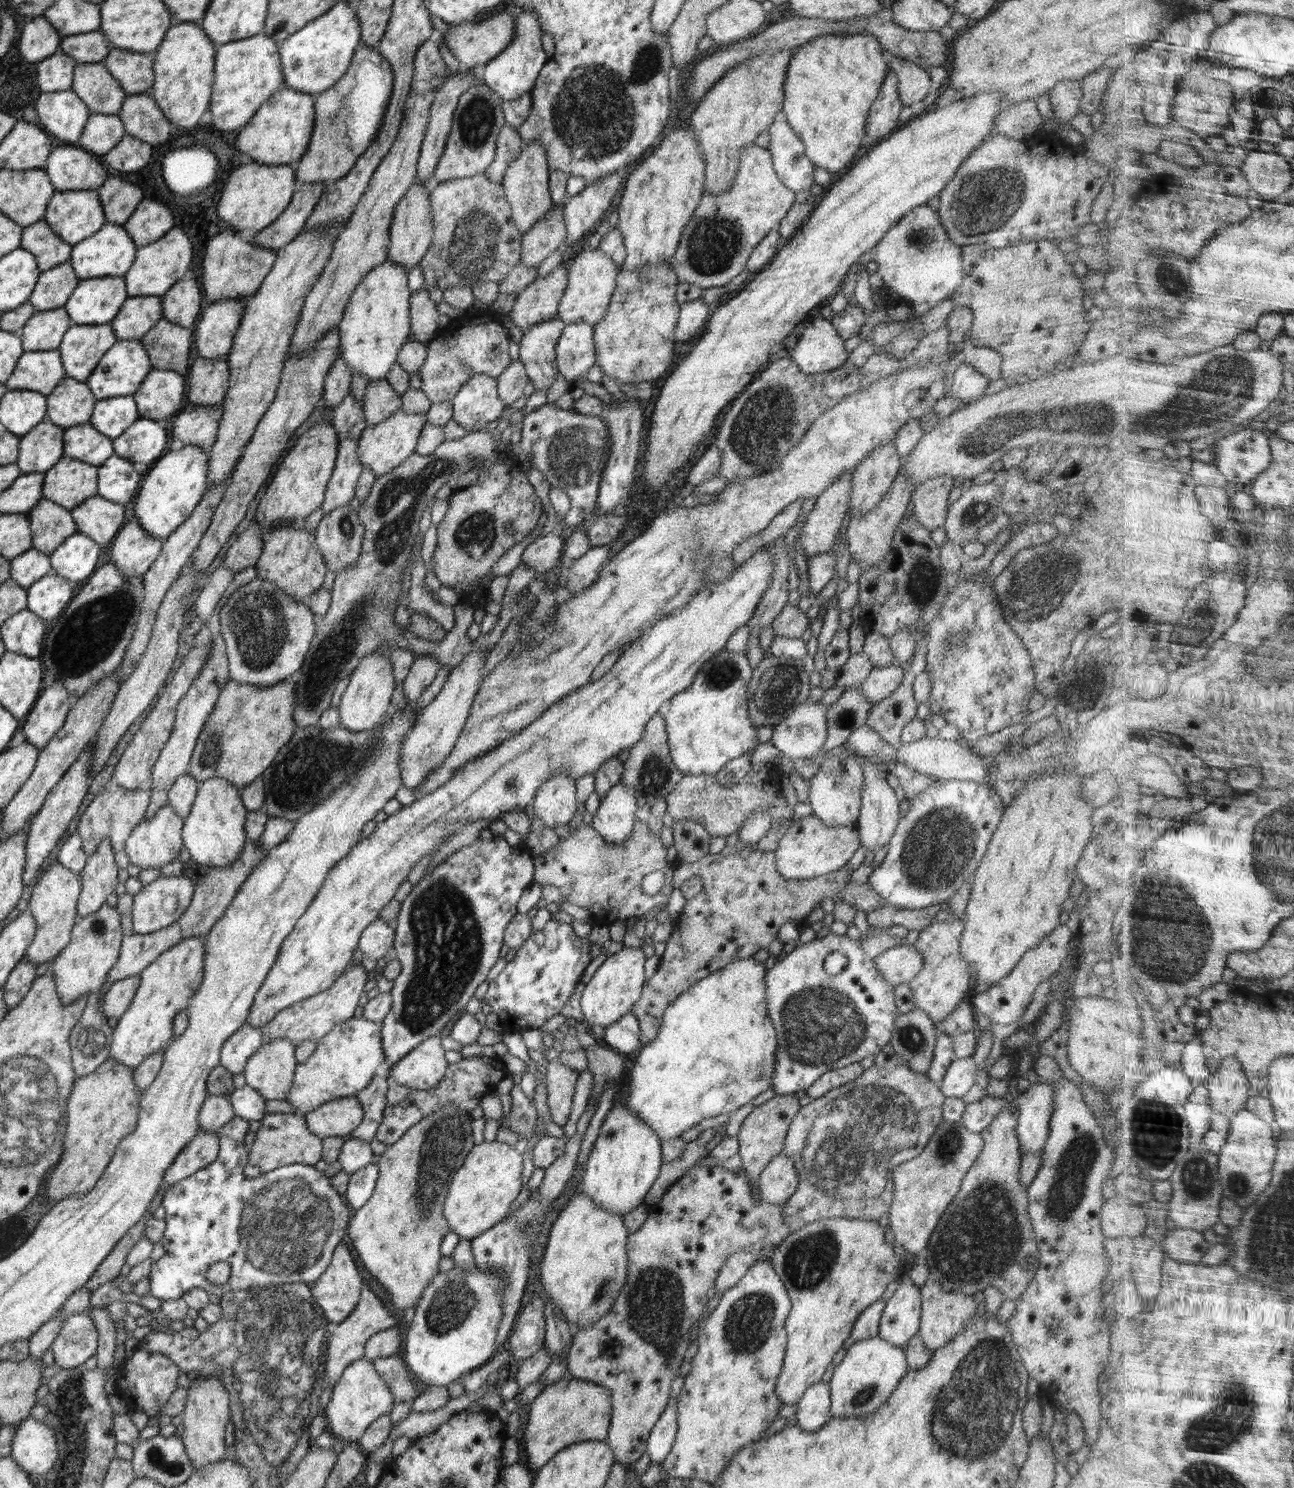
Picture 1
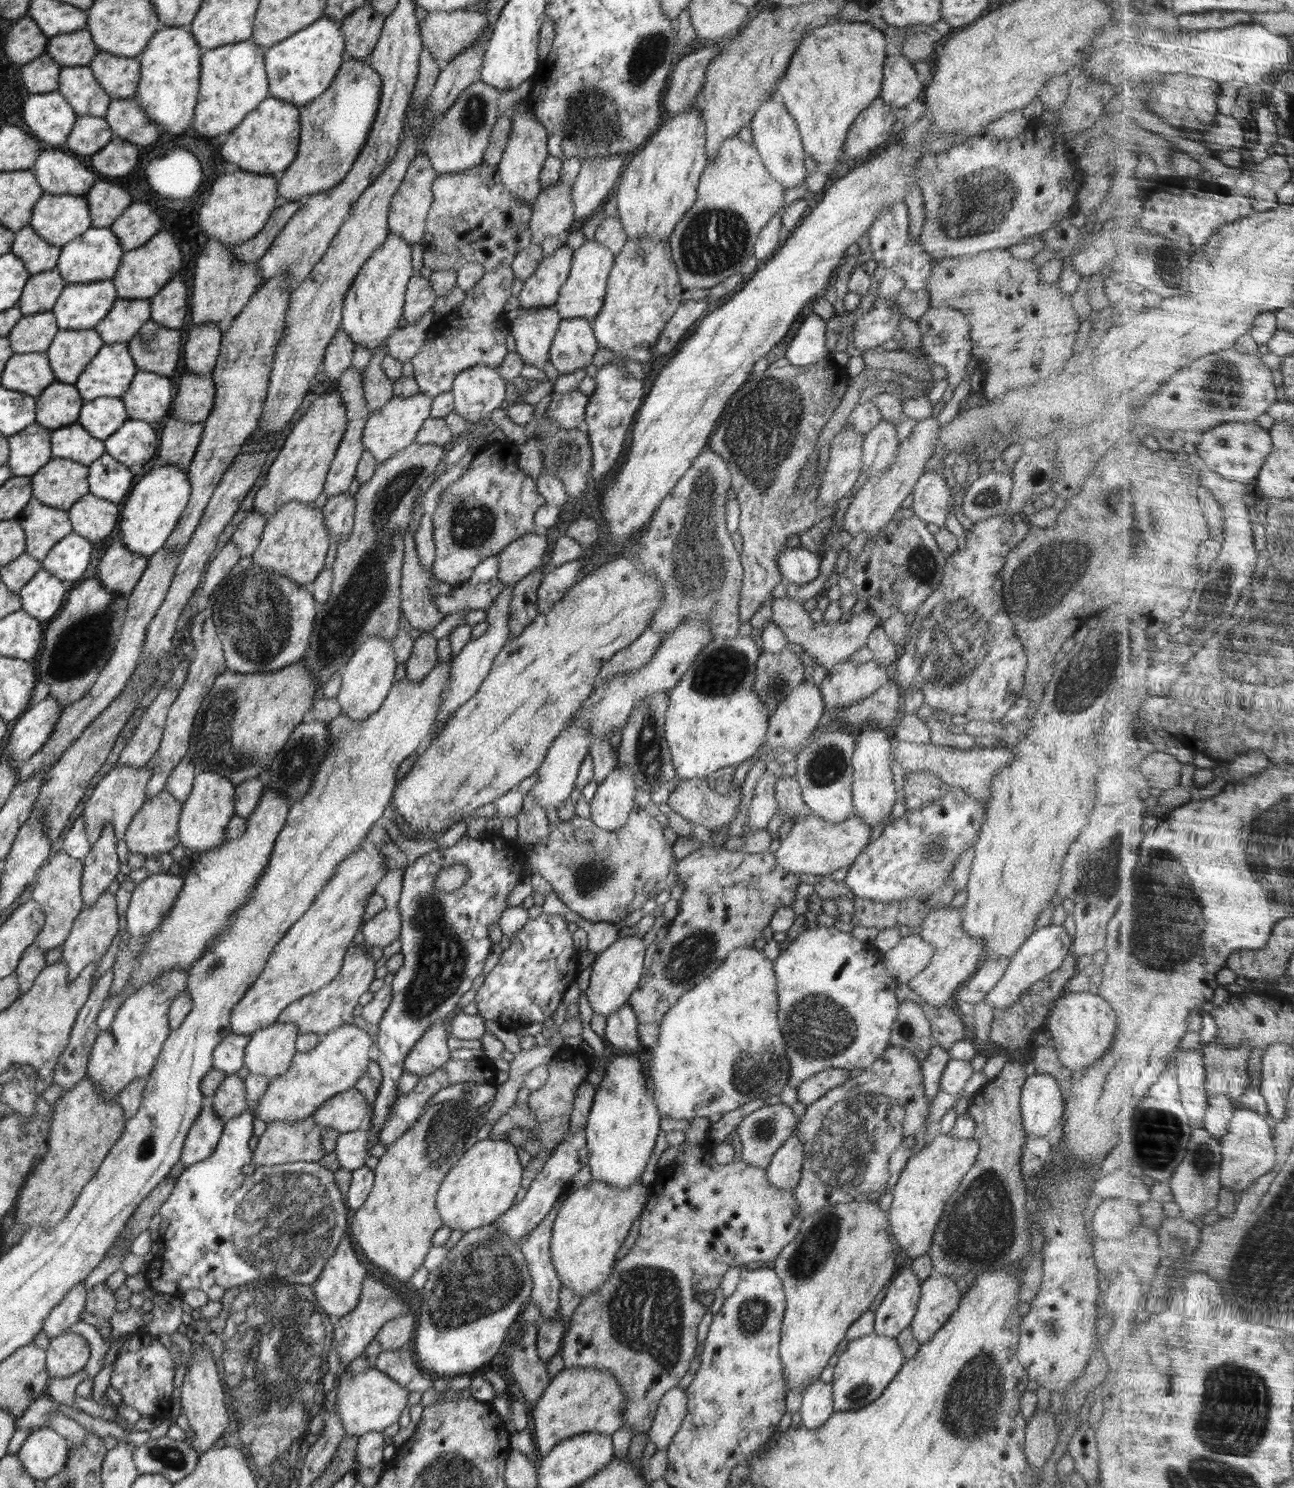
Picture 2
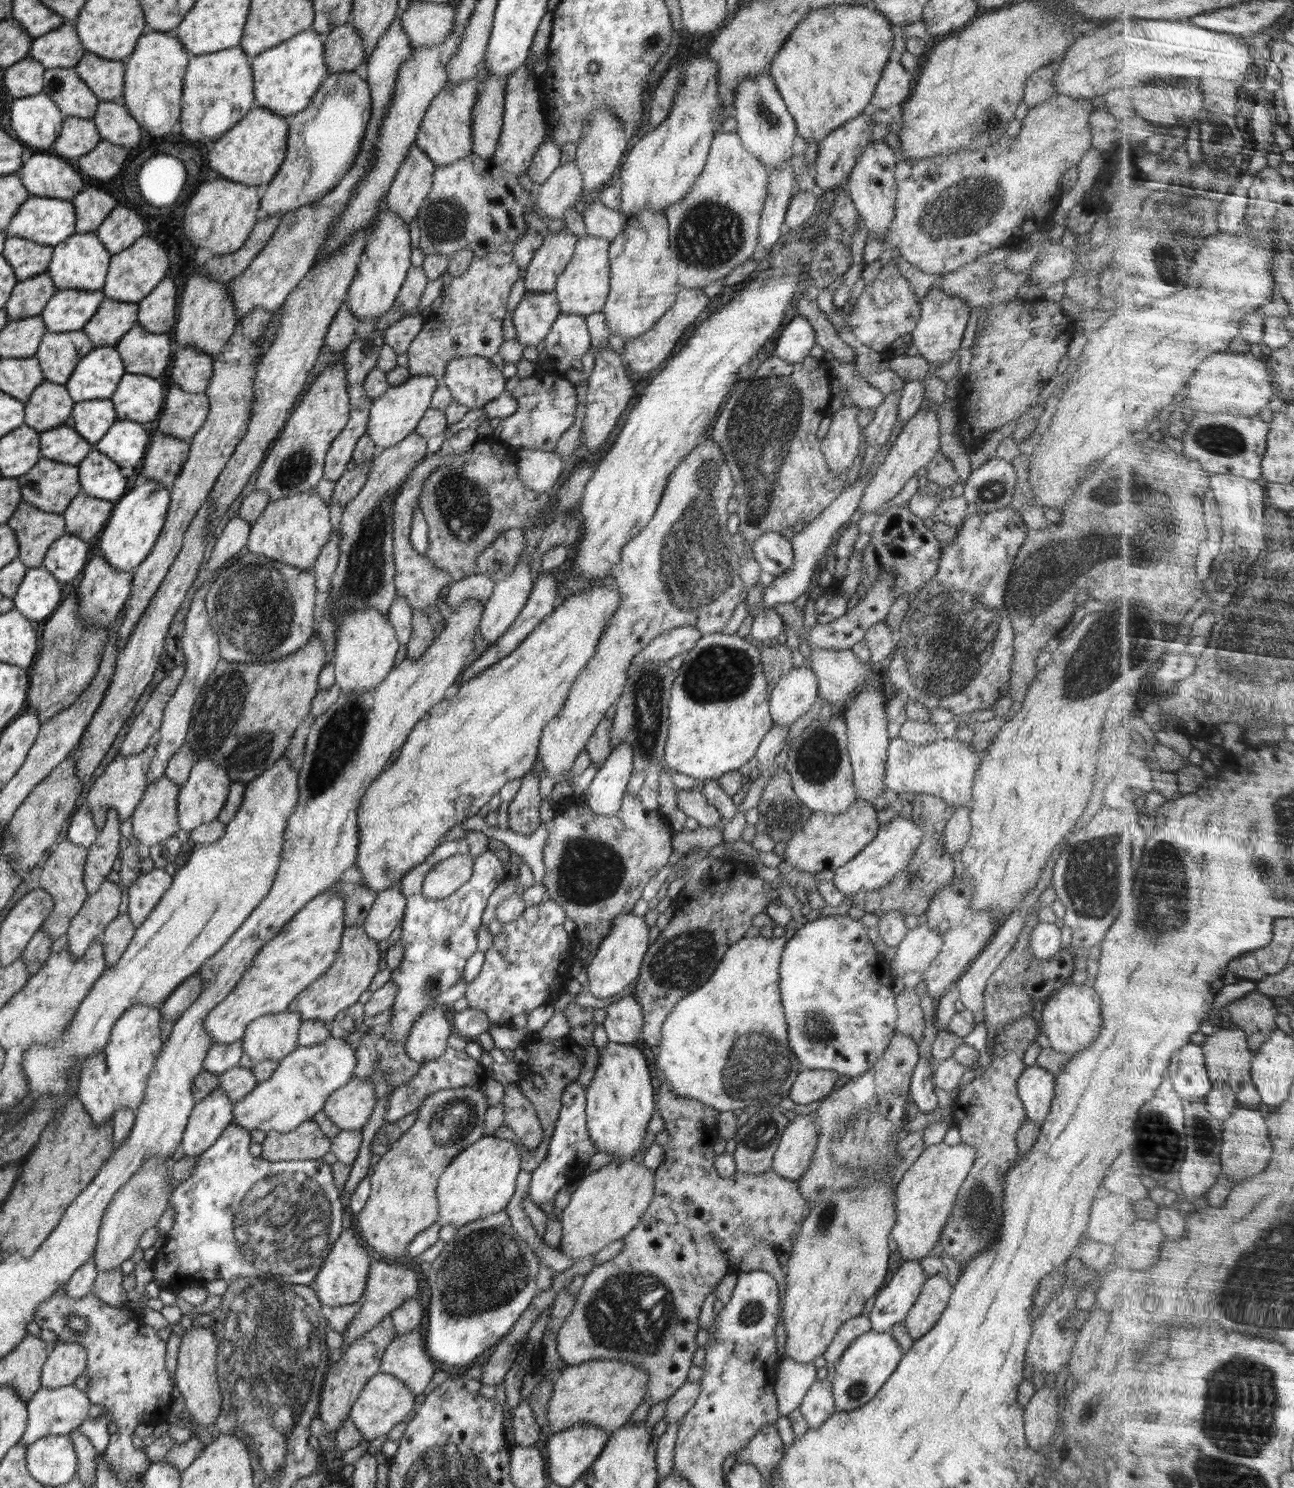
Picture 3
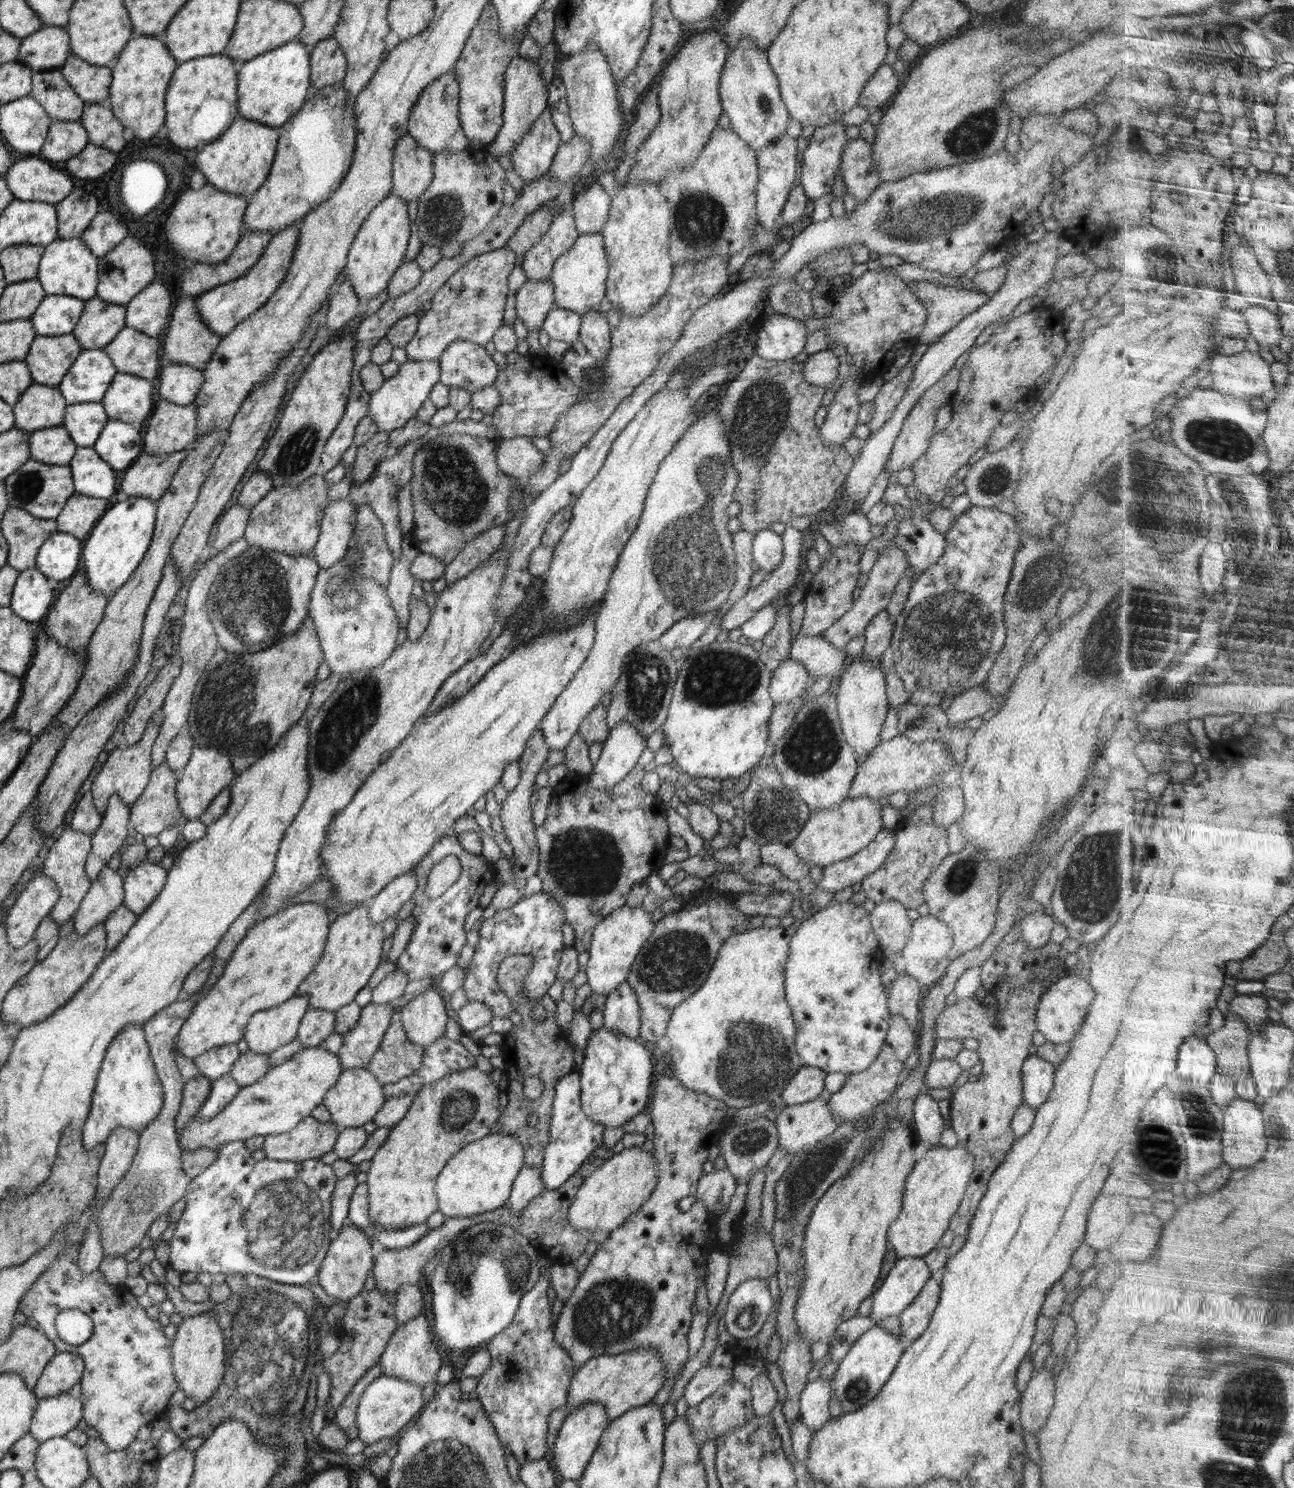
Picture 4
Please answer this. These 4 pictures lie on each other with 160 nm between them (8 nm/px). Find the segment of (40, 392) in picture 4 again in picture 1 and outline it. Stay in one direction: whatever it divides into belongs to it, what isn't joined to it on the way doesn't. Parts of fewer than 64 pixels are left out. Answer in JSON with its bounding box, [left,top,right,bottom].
[47,376,96,429]

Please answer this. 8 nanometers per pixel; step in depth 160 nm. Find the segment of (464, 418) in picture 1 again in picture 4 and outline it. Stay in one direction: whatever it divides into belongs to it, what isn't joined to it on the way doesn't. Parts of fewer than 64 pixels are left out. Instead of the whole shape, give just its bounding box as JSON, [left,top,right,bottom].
[439,340,499,394]

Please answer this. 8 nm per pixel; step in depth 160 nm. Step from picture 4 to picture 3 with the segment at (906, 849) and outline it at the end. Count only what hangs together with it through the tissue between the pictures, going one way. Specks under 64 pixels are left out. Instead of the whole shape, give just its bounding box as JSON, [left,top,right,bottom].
[852,793,954,918]

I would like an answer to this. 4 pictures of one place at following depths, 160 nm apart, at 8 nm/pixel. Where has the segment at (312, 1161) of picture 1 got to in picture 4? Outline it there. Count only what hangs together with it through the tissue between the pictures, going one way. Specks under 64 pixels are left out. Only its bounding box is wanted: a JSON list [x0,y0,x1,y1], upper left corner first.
[263,1116,339,1161]

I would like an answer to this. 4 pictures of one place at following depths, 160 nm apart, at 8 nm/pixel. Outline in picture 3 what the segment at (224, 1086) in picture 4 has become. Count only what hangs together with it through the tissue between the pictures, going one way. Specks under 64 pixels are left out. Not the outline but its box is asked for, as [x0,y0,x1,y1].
[181,1086,233,1157]

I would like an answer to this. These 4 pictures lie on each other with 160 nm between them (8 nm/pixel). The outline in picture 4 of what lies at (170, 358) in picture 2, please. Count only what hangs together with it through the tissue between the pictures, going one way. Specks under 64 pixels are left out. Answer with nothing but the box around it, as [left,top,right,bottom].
[104,327,160,381]

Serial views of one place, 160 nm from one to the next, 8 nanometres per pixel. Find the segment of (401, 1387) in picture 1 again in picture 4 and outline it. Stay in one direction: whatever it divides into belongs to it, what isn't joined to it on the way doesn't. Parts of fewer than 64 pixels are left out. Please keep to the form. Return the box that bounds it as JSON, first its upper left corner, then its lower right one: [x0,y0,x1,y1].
[379,1314,442,1387]

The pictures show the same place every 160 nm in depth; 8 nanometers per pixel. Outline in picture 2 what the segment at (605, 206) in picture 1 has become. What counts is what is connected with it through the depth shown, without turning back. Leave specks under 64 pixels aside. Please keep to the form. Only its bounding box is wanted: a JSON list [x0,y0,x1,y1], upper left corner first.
[571,155,627,223]

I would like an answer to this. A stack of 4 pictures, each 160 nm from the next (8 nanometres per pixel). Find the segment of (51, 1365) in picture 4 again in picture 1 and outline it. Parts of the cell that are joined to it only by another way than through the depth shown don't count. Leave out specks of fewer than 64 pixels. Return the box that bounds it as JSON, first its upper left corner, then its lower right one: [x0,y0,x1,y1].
[51,1309,98,1369]

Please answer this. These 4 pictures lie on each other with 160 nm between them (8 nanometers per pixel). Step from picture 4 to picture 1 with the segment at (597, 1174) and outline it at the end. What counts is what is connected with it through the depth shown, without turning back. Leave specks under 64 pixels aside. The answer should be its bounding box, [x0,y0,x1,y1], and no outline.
[539,1192,628,1329]

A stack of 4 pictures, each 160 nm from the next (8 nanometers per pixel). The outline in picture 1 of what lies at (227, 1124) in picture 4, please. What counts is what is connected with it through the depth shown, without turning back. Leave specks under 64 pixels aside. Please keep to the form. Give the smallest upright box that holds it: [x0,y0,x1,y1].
[286,1016,385,1115]

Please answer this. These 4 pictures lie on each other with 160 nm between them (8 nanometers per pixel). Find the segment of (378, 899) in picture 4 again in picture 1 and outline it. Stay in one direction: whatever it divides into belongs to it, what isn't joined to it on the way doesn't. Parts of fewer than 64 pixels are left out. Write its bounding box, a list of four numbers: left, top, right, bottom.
[359,919,395,965]

